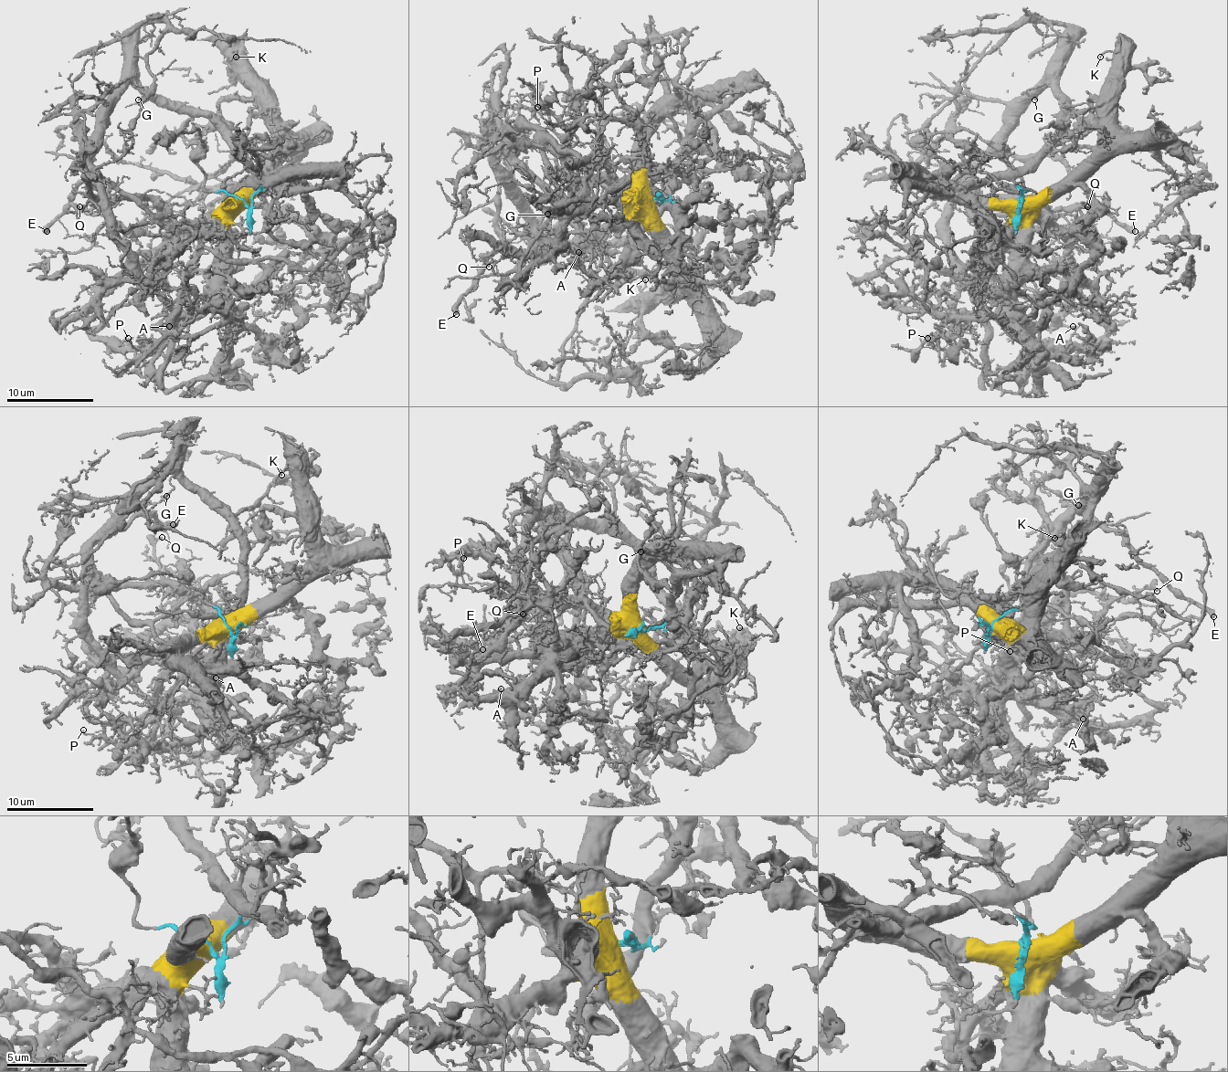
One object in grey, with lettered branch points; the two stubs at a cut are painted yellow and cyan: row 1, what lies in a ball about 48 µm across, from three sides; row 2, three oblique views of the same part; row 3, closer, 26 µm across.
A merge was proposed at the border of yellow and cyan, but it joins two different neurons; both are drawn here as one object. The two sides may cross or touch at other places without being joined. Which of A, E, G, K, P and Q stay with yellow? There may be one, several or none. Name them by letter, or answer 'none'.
A, K, P, Q

